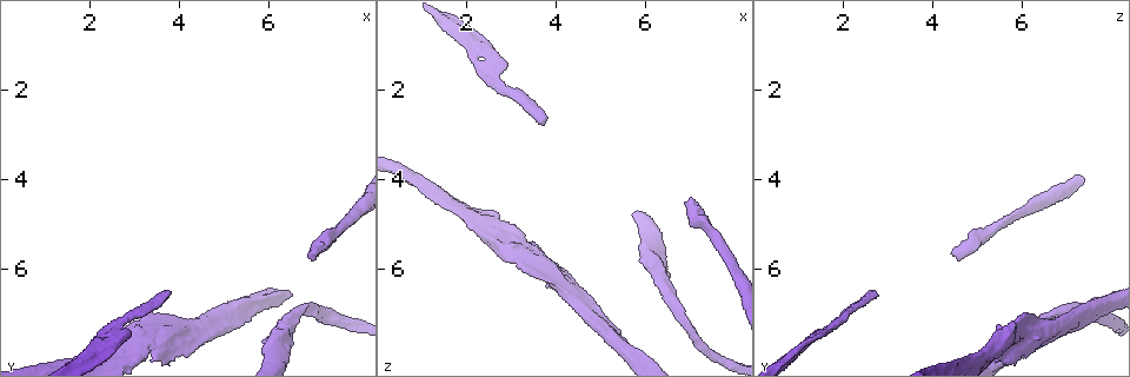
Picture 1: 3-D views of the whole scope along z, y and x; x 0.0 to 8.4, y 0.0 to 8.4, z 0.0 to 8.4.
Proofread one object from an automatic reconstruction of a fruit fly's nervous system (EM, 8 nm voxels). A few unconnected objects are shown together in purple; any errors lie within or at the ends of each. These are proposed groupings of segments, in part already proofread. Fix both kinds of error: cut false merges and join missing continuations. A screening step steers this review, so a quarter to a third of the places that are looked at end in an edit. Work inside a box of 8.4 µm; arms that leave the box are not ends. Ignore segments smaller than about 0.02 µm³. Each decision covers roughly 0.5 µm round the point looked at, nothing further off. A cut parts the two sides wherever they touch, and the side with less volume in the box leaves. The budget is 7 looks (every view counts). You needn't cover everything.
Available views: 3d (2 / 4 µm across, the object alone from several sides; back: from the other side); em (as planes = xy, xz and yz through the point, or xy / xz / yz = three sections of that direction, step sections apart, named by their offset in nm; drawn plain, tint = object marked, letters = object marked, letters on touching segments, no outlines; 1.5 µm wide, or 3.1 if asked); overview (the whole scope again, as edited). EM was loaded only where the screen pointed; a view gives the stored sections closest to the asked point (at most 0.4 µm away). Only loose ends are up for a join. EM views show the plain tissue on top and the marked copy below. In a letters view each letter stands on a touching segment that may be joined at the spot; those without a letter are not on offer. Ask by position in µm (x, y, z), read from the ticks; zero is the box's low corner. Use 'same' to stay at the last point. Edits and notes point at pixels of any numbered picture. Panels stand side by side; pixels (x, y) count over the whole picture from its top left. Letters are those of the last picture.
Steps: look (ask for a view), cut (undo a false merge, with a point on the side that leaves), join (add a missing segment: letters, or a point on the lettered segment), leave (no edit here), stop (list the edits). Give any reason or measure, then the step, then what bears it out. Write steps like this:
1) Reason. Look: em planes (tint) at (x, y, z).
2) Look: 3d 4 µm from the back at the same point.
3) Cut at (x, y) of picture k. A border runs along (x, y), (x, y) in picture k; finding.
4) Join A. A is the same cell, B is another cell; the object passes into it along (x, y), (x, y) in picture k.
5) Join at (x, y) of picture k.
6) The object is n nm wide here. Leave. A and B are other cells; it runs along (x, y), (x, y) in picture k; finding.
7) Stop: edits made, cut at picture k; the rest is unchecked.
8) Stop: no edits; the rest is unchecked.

Branch stops here. Look: em planes (letters) at (7.00, 5.75, 4.55).

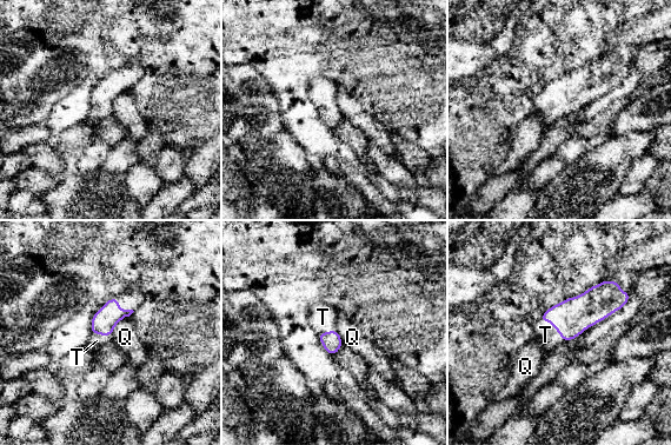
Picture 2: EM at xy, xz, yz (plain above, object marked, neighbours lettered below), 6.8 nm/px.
The object is 140 nm wide here. Join T. T is the same cell, Q is another cell; the object passes into it along (571, 317), (555, 326), (545, 334) in picture 2; the neuron continues.

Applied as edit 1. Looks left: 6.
Thick turns thin. Look: 3d 2 µm at (6.40, 7.30, 6.20).

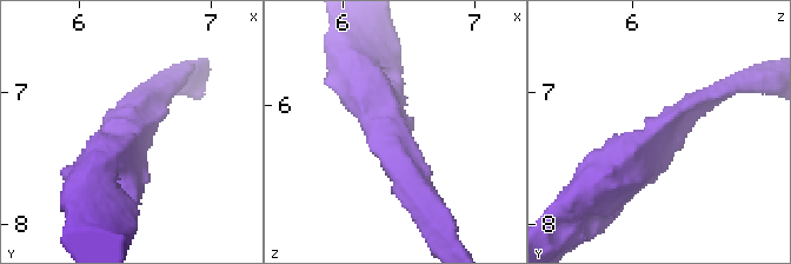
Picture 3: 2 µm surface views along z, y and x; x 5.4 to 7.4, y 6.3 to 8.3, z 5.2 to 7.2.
The arms are 190, 280 nm wide; need the tissue. Look: em planes (letters) at (6.40, 7.34, 6.20).

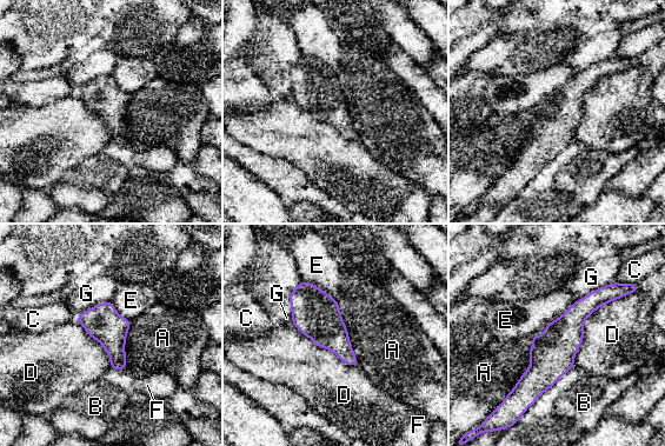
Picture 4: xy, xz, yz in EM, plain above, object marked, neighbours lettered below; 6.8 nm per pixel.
The object is 240 nm wide here. Leave. A, B, C, D, E, F and G are other cells; a border runs along (336, 300), (358, 366) in picture 4; one neuron here.

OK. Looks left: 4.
Redraw. Look: overview.

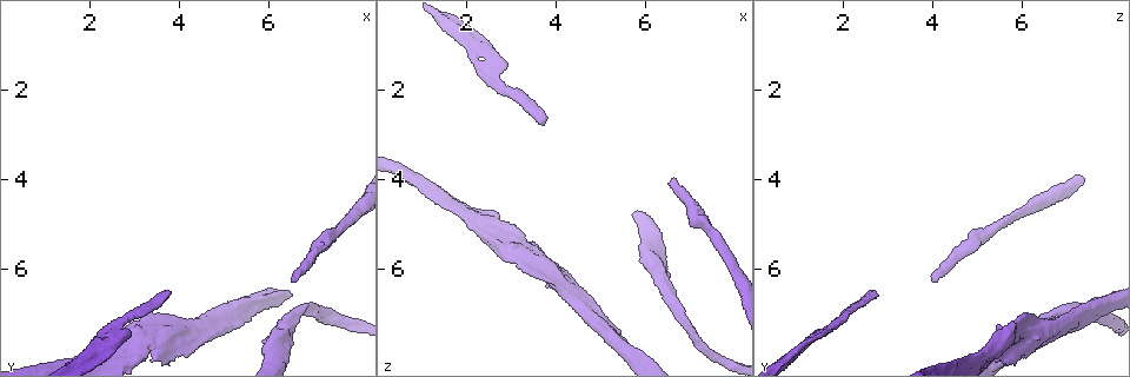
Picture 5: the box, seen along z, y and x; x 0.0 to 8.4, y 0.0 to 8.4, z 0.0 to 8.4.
Free end. Look: 3d 4 µm at (2.20, 7.45, 1.50).

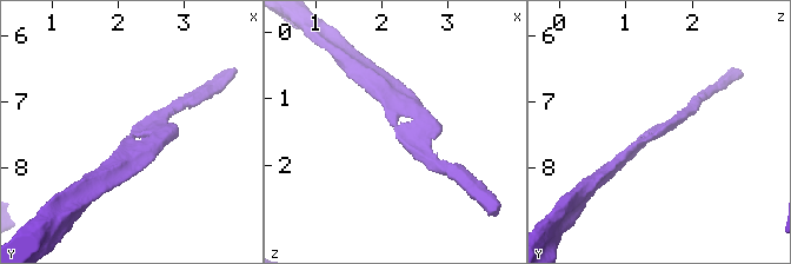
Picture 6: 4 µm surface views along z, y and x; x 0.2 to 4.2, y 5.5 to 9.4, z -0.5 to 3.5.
The arms are 170, 200 nm wide; now the EM. Look: em yz step 8 (tint) at (2.20, 7.55, 1.45).

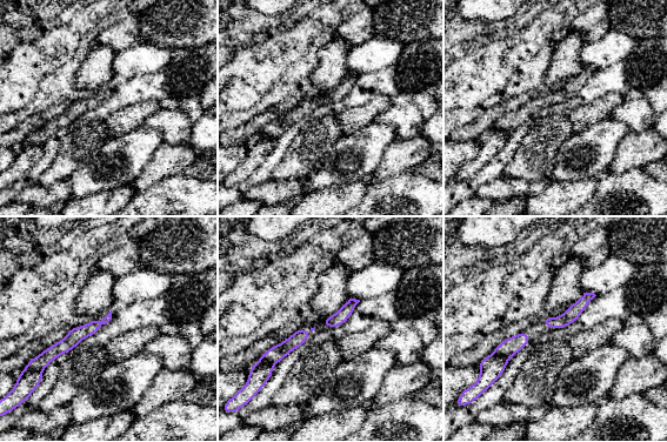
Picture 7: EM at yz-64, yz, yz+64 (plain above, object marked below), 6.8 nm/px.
Cut it another way. Look: em planes (letters) at the same point.

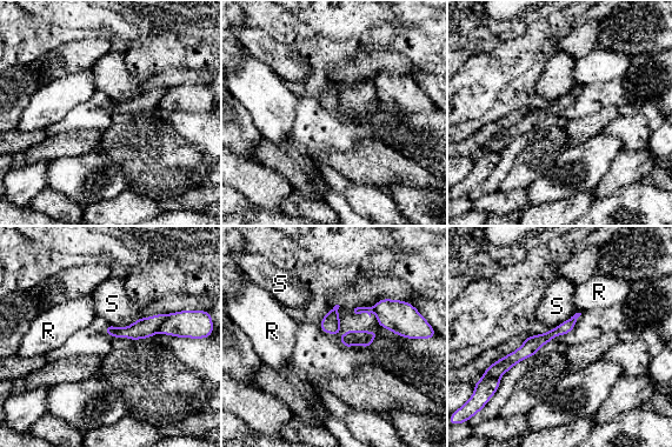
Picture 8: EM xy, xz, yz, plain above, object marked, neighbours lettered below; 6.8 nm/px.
Cut at (190, 324) of picture 8. R and S are other cells; a border runs along (167, 315), (158, 331) in picture 8; two neurons meet here.

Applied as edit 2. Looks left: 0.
Stop: edits made, join at picture 2, cut at picture 8; the rest is unchecked.

